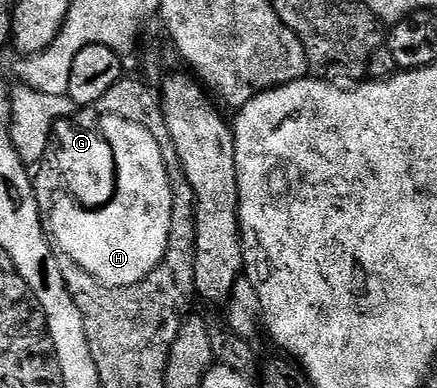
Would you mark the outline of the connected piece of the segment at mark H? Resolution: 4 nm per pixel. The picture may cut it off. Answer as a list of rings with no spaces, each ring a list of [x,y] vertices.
[[[123,118],[120,126],[122,134],[118,138],[122,138],[122,160],[118,160],[118,166],[122,166],[122,194],[118,194],[118,202],[114,202],[110,210],[102,210],[102,214],[86,214],[86,210],[78,210],[74,202],[58,202],[58,210],[54,210],[53,225],[57,240],[62,244],[61,253],[70,257],[75,262],[71,263],[81,273],[90,275],[95,283],[115,288],[135,286],[137,282],[147,278],[166,259],[171,237],[175,233],[174,190],[170,187],[170,174],[166,171],[162,146],[154,139],[155,131],[139,122]]]

